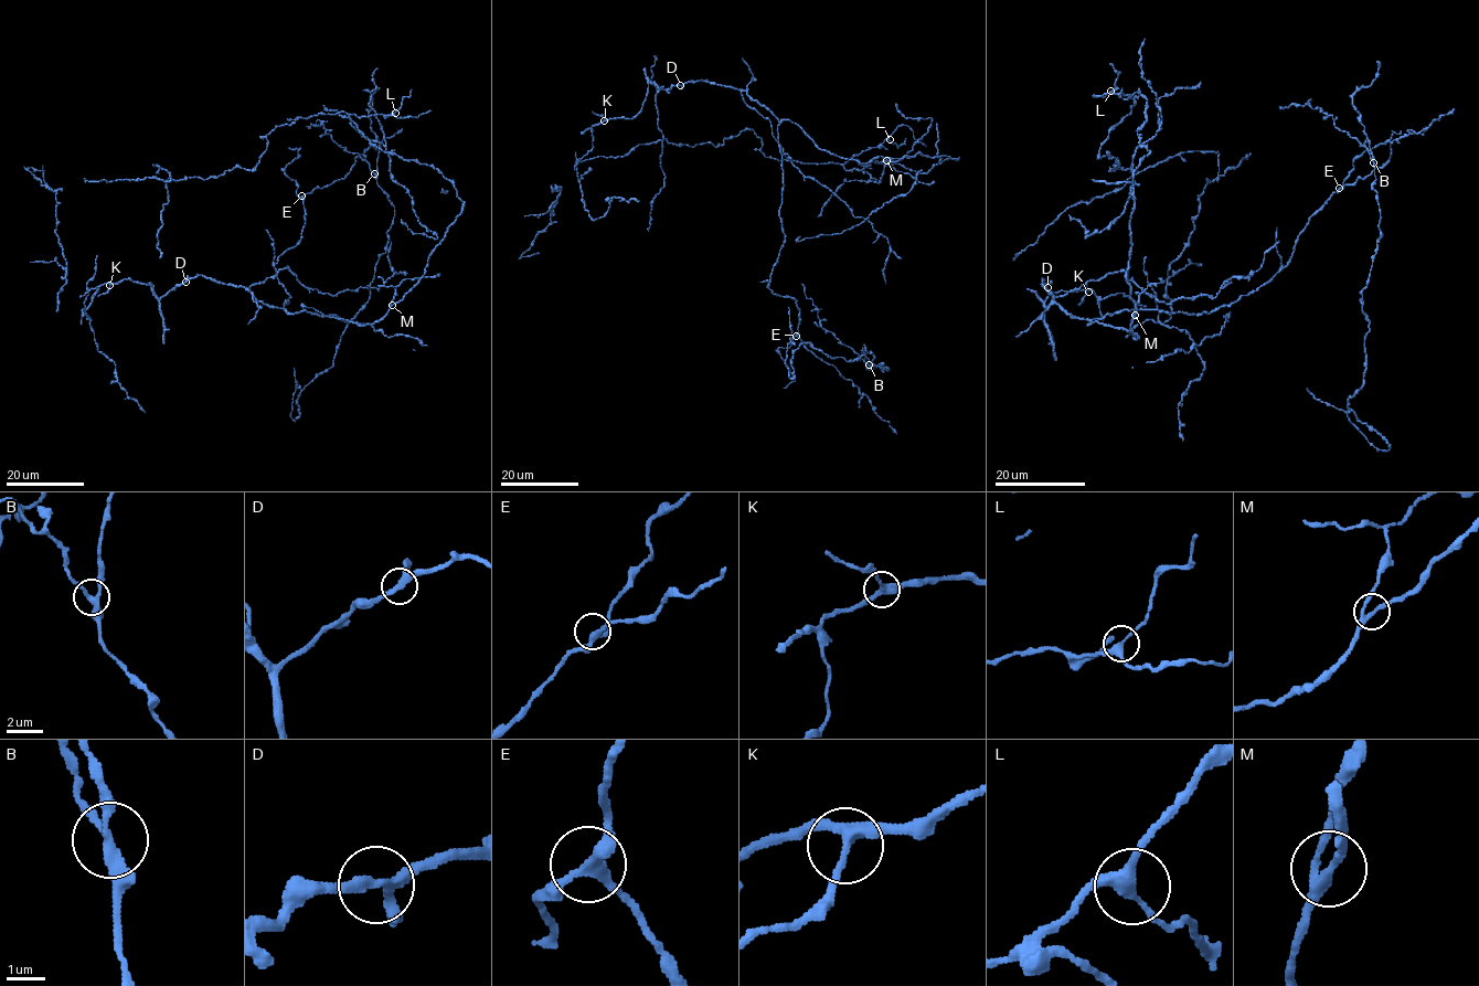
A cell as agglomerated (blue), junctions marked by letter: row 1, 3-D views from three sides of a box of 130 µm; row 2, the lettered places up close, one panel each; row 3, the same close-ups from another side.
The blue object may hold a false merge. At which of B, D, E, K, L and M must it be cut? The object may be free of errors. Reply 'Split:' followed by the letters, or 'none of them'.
Split: B

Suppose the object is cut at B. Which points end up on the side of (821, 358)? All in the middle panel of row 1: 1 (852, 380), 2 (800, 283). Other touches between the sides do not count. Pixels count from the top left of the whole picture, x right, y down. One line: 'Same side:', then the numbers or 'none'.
Same side: 1

